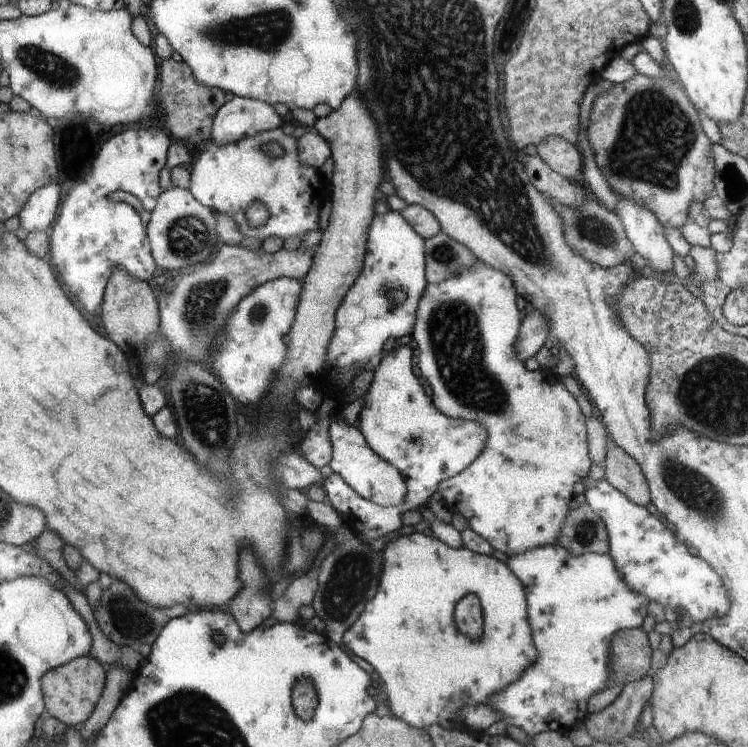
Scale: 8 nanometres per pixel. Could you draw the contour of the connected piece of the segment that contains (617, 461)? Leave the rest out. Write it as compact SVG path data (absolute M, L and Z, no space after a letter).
M610 434L606 435L606 460L604 460L605 481L619 490L628 500L638 506L648 506L651 492L642 469L634 458L618 448Z

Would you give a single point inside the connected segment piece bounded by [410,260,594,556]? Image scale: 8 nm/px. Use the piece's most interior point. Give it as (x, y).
(515, 494)

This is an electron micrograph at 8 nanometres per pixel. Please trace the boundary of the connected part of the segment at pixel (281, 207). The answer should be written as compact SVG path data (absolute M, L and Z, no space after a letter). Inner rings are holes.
M282 128L260 132L252 138L244 138L236 144L214 144L207 141L206 149L193 163L190 163L191 182L189 191L192 196L217 212L228 214L243 236L265 240L269 236L281 238L301 238L306 232L321 230L319 224L320 209L325 201L322 188L324 178L319 170L312 166L304 166L298 158L297 138L286 136ZM278 142L285 150L285 155L272 158L264 152L264 144ZM262 202L268 210L268 220L260 228L252 228L246 222L246 210L254 204Z

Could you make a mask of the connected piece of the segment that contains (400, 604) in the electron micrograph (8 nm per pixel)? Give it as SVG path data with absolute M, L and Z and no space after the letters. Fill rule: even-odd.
M417 531L409 535L402 535L395 538L392 542L383 543L382 551L382 560L384 560L384 562L382 562L382 576L380 576L380 580L378 580L378 592L376 592L376 596L366 604L364 612L358 616L356 622L352 623L351 628L348 628L348 630L344 632L343 642L356 656L360 656L360 658L366 660L366 662L378 672L378 676L380 676L382 682L384 682L384 690L388 698L386 702L390 702L390 710L392 710L392 714L396 716L396 718L419 729L428 729L434 724L438 724L438 726L442 726L442 728L448 731L468 729L458 715L458 712L461 711L460 709L466 706L476 706L480 704L487 706L490 696L496 696L496 692L500 692L500 690L504 690L506 686L510 686L510 684L514 684L516 680L520 680L520 676L524 674L524 670L526 670L528 666L532 666L532 664L538 660L538 650L536 650L536 646L534 646L532 632L528 622L524 588L522 588L520 580L518 580L518 577L508 568L507 564L496 559L493 555L475 553L466 547L455 549L445 545L444 542L438 540L436 537L427 536ZM454 606L456 606L454 612L455 622L460 632L468 635L472 639L478 639L480 637L480 640L472 642L472 640L468 640L466 636L462 636L462 634L456 630L456 626L450 622L450 612L452 612Z

